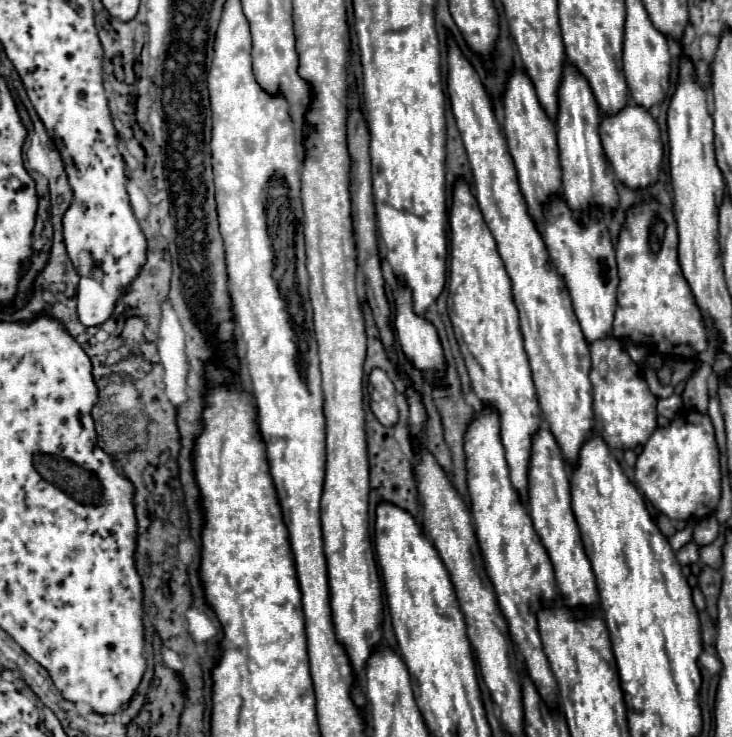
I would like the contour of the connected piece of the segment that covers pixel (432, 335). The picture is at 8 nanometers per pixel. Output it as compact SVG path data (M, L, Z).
M402 285L396 287L396 319L394 329L404 355L414 363L416 369L428 373L428 377L440 377L444 371L442 345L436 329L420 315L412 311L410 291Z

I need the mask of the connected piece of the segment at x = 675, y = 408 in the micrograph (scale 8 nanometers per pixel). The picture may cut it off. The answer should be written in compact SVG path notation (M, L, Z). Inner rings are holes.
M672 395L672 397L660 399L656 409L657 413L660 413L662 417L666 417L666 419L674 419L674 417L678 417L680 407L682 407L682 399L680 399L678 395Z

